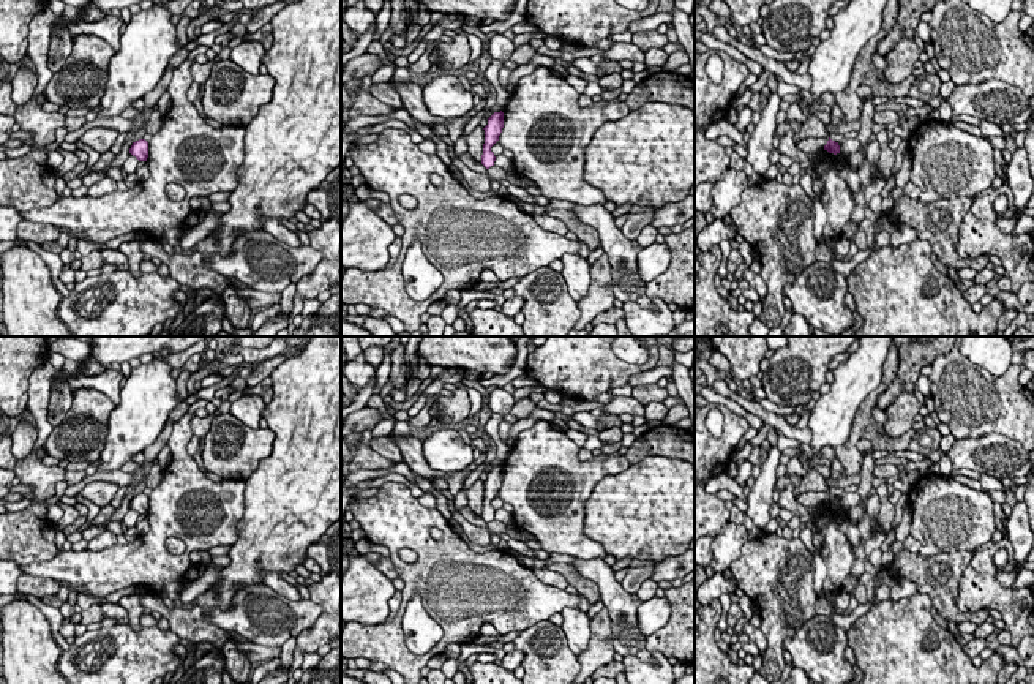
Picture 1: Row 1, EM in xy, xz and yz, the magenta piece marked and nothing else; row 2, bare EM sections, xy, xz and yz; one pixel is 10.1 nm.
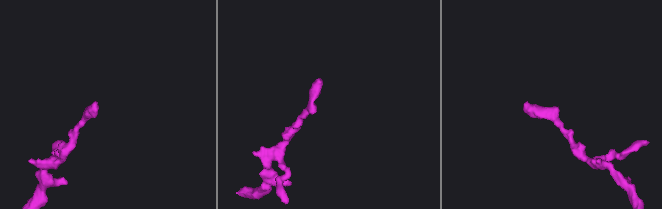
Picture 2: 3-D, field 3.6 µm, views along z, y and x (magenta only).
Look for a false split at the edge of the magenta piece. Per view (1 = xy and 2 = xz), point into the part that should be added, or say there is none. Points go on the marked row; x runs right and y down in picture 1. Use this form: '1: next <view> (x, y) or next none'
1: next none
2: next none

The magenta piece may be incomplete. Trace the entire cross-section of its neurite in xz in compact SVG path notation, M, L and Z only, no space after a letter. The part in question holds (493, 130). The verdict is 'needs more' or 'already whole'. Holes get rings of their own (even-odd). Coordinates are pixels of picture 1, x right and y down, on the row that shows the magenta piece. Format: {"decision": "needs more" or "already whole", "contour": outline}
{"decision": "already whole", "contour": "M494 112L488 118L488 125L483 128L485 130L485 144L483 144L483 155L481 155L481 164L489 169L494 166L496 156L491 152L491 147L499 141L499 136L504 128L504 112Z"}

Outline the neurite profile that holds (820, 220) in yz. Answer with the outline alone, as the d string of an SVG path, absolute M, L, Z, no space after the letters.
M819 196L811 197L811 201L815 205L815 220L813 220L815 237L819 242L819 239L822 237L826 221L827 221L827 213Z

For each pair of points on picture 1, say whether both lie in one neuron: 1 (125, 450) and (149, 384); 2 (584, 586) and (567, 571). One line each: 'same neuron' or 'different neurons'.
1: same neuron
2: same neuron

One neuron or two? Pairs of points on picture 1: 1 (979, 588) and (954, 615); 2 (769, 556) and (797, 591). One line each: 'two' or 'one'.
1: two
2: one

